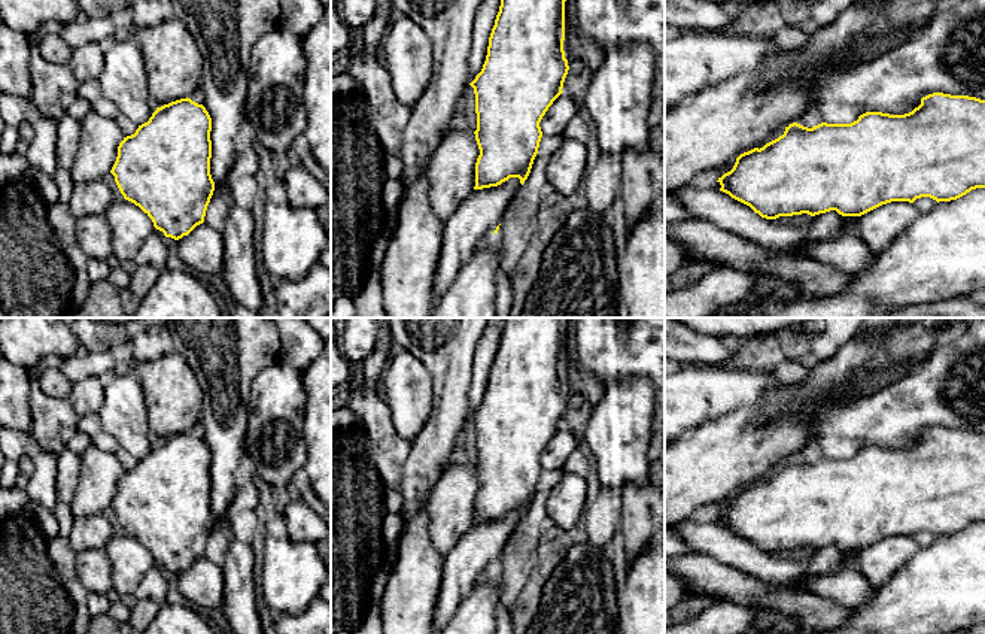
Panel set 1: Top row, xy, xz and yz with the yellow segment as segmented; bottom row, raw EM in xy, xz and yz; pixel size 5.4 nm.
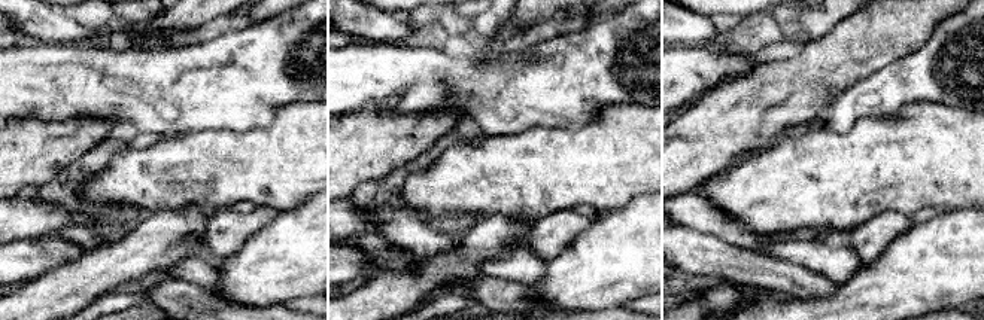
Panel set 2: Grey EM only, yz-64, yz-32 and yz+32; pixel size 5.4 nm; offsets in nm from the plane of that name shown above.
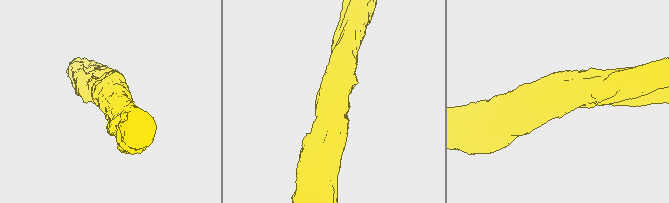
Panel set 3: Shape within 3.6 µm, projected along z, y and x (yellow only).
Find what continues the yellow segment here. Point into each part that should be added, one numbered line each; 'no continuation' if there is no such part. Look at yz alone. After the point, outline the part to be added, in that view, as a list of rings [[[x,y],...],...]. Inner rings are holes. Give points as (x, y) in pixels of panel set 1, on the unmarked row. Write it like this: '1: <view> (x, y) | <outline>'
1: yz (826, 560) | [[[836,544],[820,547],[811,552],[811,558],[805,562],[811,576],[836,573],[851,561],[855,562],[860,550],[842,550]]]

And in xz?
1: xz (452, 501) | [[[456,455],[443,471],[428,500],[429,539],[435,550],[446,555],[475,521],[475,497],[480,483],[474,465]]]

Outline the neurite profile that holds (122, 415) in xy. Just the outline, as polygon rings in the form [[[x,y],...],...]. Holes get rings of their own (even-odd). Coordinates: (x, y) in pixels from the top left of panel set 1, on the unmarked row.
[[[130,368],[104,377],[104,401],[97,416],[103,433],[137,459],[148,456],[156,445],[149,431],[140,379]]]

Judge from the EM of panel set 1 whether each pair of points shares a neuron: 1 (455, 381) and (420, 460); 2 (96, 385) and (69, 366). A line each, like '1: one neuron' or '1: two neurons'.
1: one neuron
2: two neurons

